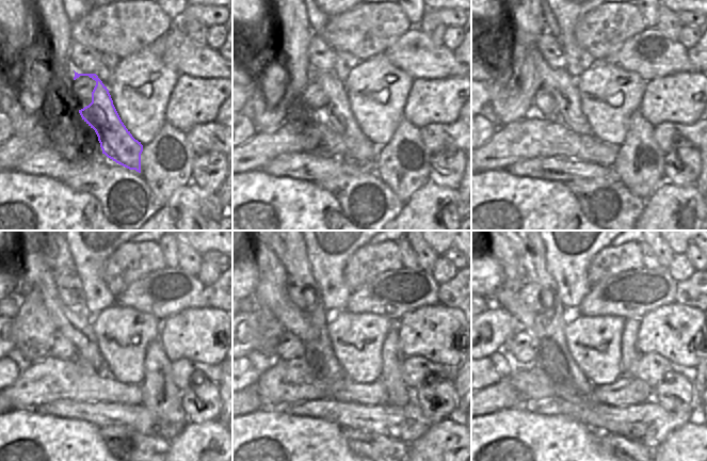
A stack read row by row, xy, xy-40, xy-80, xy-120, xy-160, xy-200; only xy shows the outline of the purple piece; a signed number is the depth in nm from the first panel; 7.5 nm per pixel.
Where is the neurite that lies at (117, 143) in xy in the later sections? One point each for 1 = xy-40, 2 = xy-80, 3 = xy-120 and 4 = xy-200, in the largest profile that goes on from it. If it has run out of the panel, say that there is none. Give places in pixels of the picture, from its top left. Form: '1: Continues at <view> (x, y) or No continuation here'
1: Continues at xy-40 (336, 114)
2: Continues at xy-80 (560, 82)
3: Continues at xy-120 (33, 271)
4: Continues at xy-200 (508, 297)

